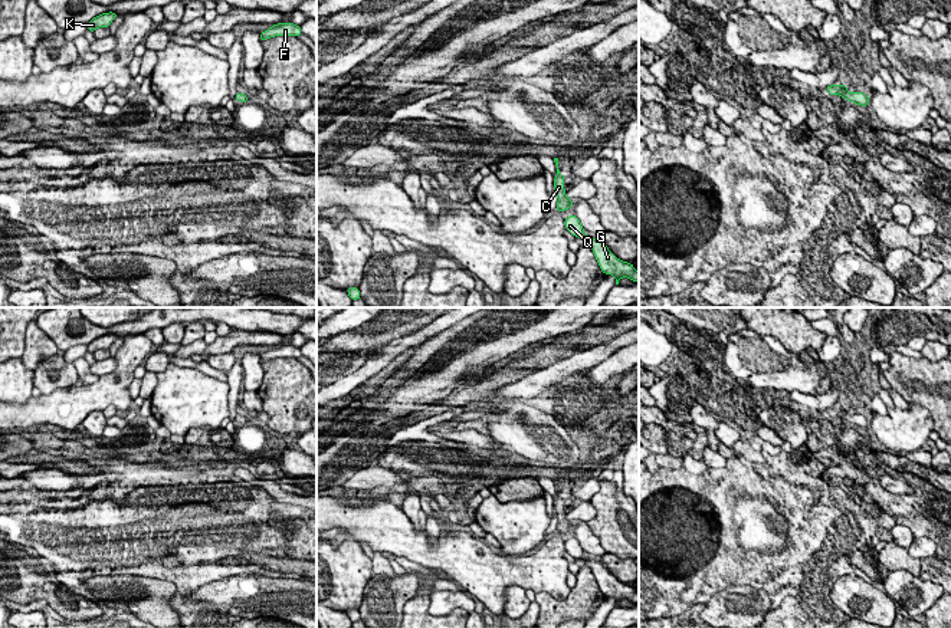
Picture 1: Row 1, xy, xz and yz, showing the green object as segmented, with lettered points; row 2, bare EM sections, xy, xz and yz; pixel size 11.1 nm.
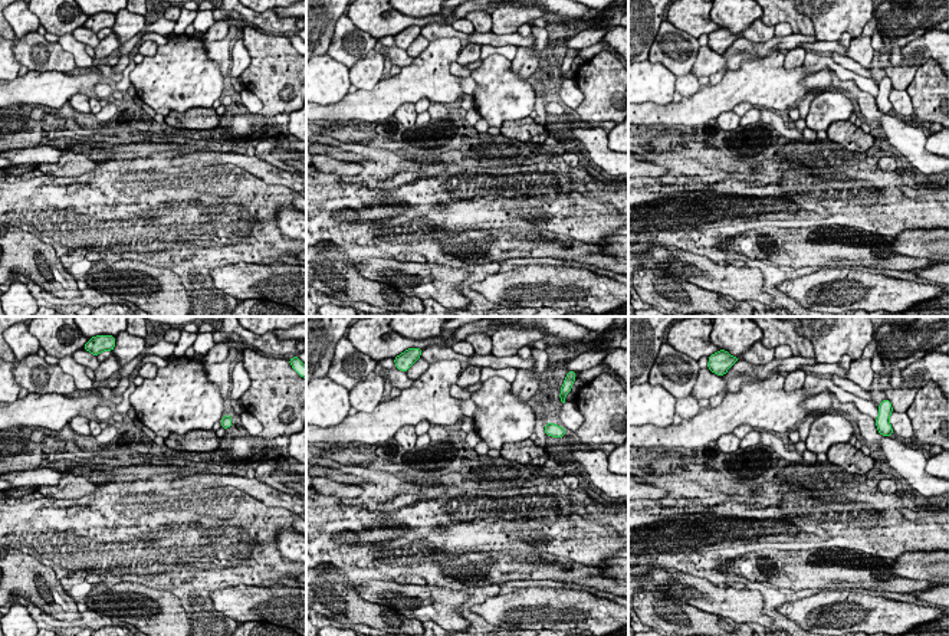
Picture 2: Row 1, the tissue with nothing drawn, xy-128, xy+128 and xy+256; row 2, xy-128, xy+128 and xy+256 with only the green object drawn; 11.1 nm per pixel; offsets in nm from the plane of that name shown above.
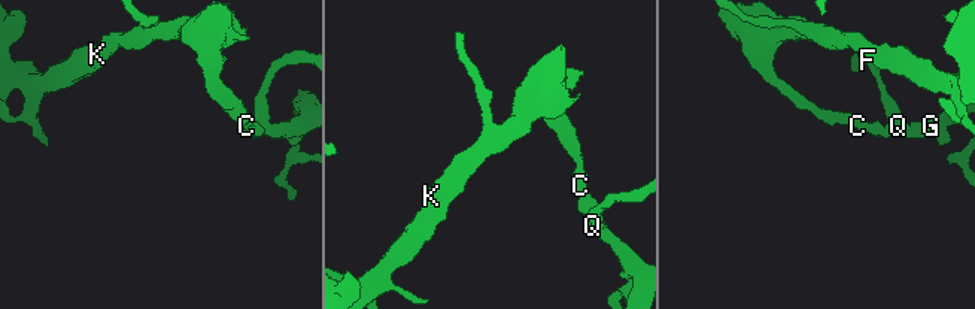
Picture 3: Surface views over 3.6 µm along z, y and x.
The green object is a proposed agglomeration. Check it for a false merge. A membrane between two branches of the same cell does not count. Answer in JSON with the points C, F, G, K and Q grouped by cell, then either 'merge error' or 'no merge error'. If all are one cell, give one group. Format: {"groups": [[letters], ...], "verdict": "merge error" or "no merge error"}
{"groups": [["C", "F", "G", "K", "Q"]], "verdict": "no merge error"}

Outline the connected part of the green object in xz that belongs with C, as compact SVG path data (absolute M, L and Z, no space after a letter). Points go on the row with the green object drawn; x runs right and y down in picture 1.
M554 158L554 162L557 165L557 175L554 178L554 193L558 197L558 203L557 203L557 211L564 211L568 210L573 206L573 200L565 197L565 190L564 190L564 177L560 175L560 170L558 170L558 158Z

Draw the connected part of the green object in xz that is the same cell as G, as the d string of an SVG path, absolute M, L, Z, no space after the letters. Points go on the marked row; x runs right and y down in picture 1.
M570 216L564 220L565 228L575 237L584 239L586 243L590 244L593 249L593 253L597 259L597 263L604 274L613 274L616 277L616 285L619 285L619 280L622 277L629 277L633 282L639 282L639 272L633 269L632 263L626 263L619 260L609 249L607 246L596 240L590 236L584 234L584 228L578 218L574 216Z

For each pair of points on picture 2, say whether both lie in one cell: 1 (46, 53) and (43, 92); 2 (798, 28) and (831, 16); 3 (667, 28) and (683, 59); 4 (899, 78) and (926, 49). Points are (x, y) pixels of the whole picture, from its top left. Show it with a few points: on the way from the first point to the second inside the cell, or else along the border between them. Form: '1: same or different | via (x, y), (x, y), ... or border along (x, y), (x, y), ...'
1: different | border along (28, 69), (71, 74)
2: different | border along (804, 15), (810, 19), (815, 33)
3: same | via (667, 35), (677, 52)
4: same | via (905, 71), (919, 56)

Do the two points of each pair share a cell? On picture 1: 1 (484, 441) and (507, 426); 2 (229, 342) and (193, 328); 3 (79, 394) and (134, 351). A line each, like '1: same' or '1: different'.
1: different
2: different
3: same

